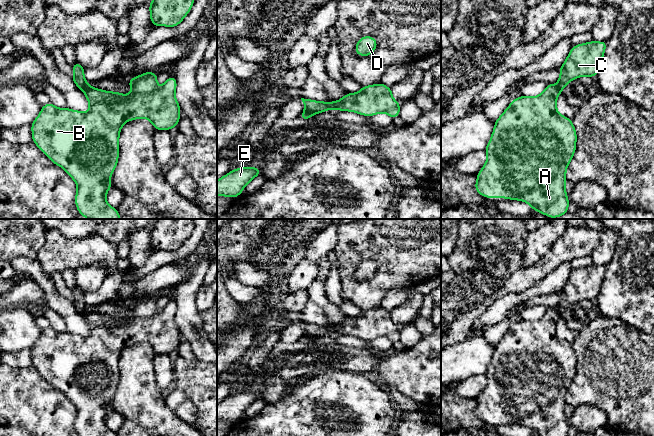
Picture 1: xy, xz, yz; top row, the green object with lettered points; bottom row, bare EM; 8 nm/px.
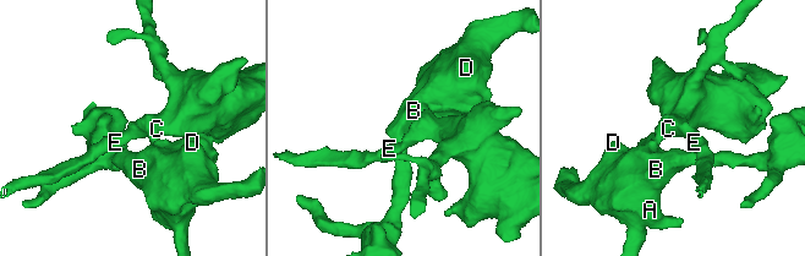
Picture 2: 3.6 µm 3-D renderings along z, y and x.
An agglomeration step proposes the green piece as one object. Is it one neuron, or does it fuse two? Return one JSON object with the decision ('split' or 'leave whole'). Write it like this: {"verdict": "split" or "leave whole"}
{"verdict": "split"}

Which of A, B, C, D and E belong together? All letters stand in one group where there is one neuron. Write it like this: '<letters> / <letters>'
A B D / C E

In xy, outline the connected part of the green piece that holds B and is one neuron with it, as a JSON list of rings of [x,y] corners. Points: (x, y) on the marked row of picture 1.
[[[146,72],[128,79],[132,92],[124,95],[103,91],[88,85],[84,94],[89,102],[87,113],[69,108],[60,109],[51,102],[43,105],[31,124],[32,141],[56,165],[62,167],[77,184],[75,205],[87,219],[120,219],[117,208],[106,202],[106,194],[113,186],[110,176],[119,157],[119,134],[129,120],[146,118],[155,130],[177,127],[181,108],[175,97],[177,81],[172,75],[161,88],[157,87],[157,73]]]

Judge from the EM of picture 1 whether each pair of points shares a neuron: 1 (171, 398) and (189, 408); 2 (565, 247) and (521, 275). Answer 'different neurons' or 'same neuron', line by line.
1: same neuron
2: same neuron

